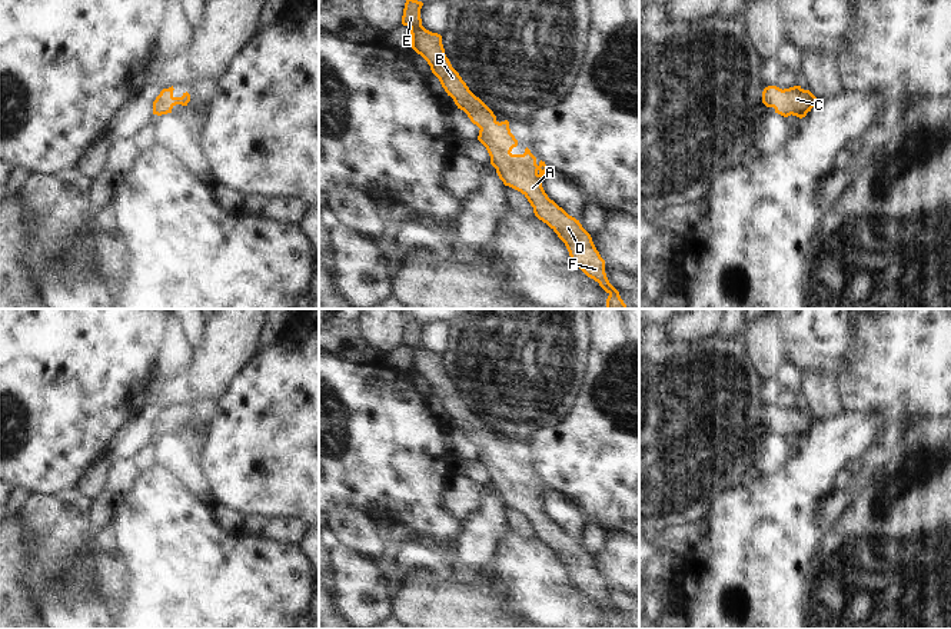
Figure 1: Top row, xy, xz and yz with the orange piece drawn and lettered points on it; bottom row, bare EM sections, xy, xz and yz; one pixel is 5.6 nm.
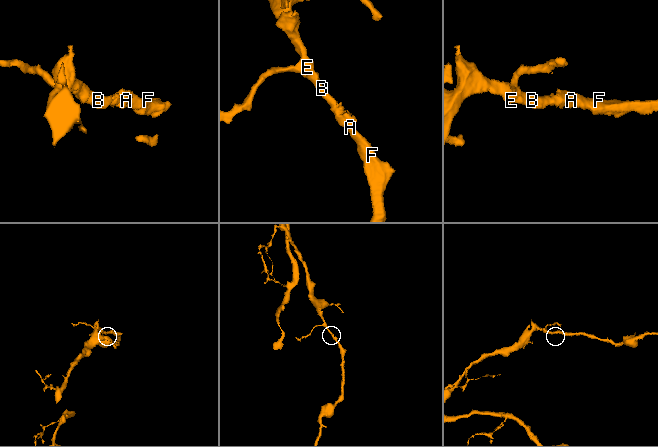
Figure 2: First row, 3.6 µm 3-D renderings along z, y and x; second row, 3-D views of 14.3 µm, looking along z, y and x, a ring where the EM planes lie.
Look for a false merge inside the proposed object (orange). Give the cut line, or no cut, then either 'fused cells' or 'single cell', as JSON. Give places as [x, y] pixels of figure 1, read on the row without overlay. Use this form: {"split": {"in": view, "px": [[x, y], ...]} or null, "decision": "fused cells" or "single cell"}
{"split": null, "decision": "single cell"}

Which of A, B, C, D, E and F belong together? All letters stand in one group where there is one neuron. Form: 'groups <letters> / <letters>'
groups A B C D E F

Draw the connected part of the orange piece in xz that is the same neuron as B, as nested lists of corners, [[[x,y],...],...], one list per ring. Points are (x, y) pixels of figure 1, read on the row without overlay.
[[[406,319],[403,329],[402,345],[410,349],[412,369],[428,382],[432,393],[458,429],[463,430],[481,449],[478,460],[486,467],[491,485],[496,489],[499,499],[505,506],[521,512],[528,519],[535,536],[565,563],[573,585],[609,615],[606,629],[628,629],[619,612],[609,603],[605,580],[596,570],[591,555],[579,540],[569,536],[545,513],[542,507],[543,495],[548,490],[545,482],[538,483],[528,467],[523,475],[511,473],[518,466],[518,460],[511,453],[509,442],[499,443],[493,432],[469,410],[446,377],[442,356],[422,346],[422,326],[422,322]]]

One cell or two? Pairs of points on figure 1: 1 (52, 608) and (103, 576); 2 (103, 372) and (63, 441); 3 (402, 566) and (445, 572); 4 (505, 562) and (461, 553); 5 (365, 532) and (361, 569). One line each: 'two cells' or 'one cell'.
1: two cells
2: one cell
3: one cell
4: two cells
5: two cells

